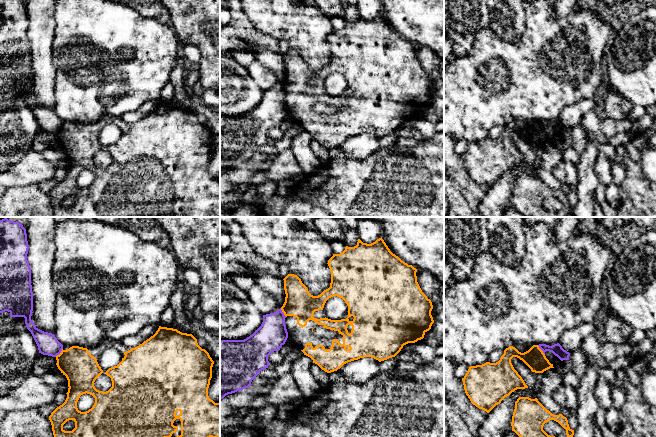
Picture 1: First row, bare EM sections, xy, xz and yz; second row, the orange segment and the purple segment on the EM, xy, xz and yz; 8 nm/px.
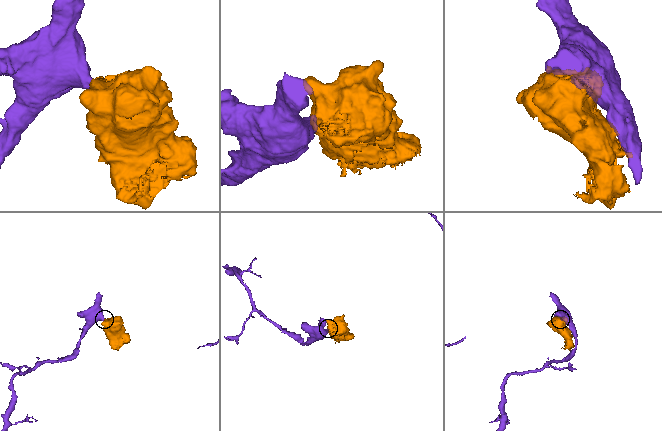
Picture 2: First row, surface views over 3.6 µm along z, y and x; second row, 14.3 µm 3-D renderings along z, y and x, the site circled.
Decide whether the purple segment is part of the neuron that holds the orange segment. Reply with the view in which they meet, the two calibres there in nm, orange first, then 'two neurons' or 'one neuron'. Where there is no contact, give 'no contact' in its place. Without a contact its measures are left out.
contact in xy; calibres 280 and 170 nm; two neurons

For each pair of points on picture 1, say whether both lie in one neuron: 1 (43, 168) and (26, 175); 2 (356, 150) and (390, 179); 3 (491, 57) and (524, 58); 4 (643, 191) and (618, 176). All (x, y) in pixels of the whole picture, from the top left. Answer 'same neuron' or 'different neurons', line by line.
1: same neuron
2: different neurons
3: same neuron
4: different neurons

